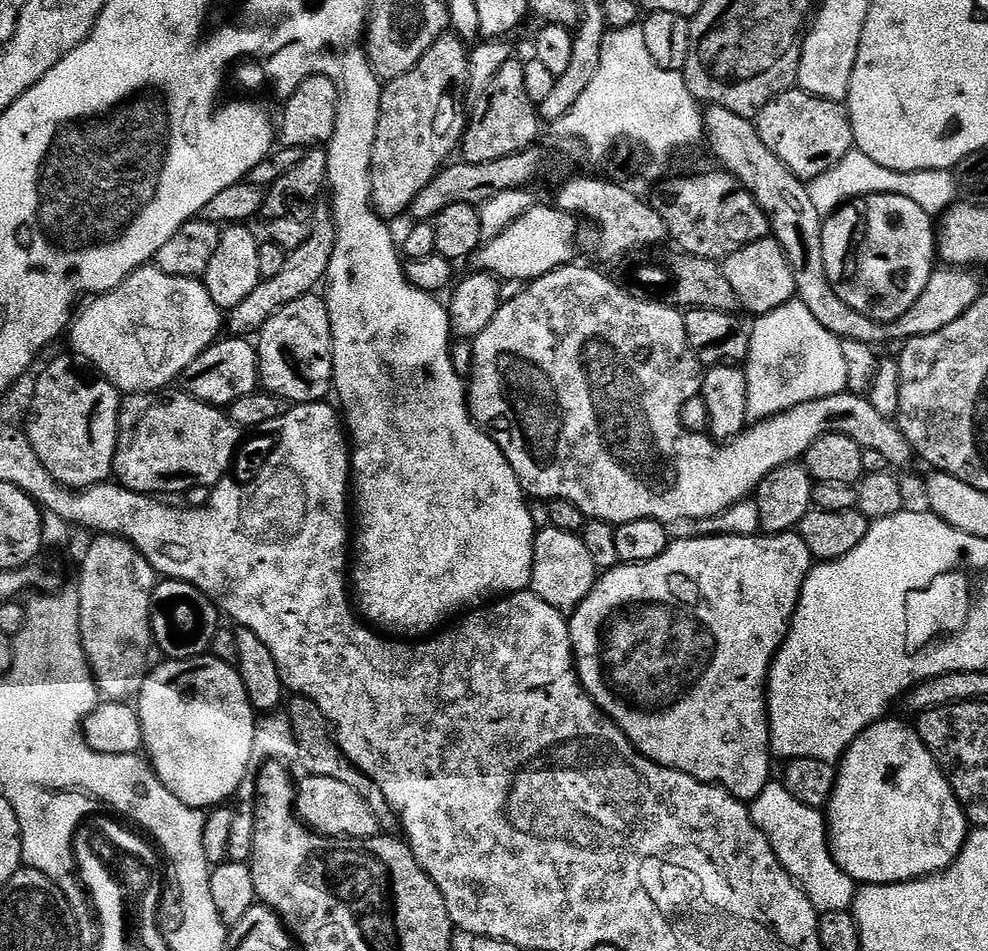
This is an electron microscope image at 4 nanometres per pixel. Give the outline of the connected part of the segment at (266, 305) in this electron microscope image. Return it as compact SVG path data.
M327 207L318 209L316 220L311 221L311 226L310 238L302 242L298 250L288 253L288 261L286 266L282 266L282 274L269 280L261 280L259 286L250 290L250 294L246 294L246 298L242 298L242 302L238 302L238 306L234 306L227 313L226 328L227 331L232 331L229 333L233 337L255 337L264 324L270 322L270 318L274 318L278 310L282 310L282 306L309 295L313 290L319 289L316 288L319 284L321 287L322 281L328 275L330 258L334 254L334 242L336 241L336 224L332 220L331 211Z

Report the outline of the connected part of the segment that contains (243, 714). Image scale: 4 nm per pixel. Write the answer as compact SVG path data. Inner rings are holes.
M205 654L196 656L193 660L165 659L163 663L158 665L157 668L155 665L149 671L147 678L144 679L144 685L140 688L138 711L142 722L142 734L144 735L143 751L150 761L152 769L156 772L156 777L166 786L166 790L170 790L170 794L174 794L174 798L178 798L178 802L182 802L191 808L211 810L223 805L230 796L237 795L240 792L240 784L249 779L248 767L252 768L254 764L252 751L254 750L254 732L258 721L258 713L246 694L246 686L242 682L239 671L233 665L222 662L217 656Z

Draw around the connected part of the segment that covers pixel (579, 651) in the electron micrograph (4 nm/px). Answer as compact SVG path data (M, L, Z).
M795 531L781 532L778 536L694 536L673 539L658 558L641 564L620 564L609 568L597 579L588 597L571 613L572 651L580 685L607 719L613 720L624 731L629 742L648 760L690 774L703 784L718 784L732 796L745 802L755 800L770 782L772 772L772 734L768 730L768 672L772 659L788 636L788 627L800 601L804 575L814 567L806 542Z

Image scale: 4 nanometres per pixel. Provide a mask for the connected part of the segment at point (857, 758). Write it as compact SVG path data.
M885 718L876 724L872 724L846 749L838 761L836 768L836 785L834 794L830 798L826 809L826 823L828 826L828 847L832 849L832 856L836 859L836 865L842 869L857 885L866 884L905 884L907 880L921 880L923 876L934 876L938 872L944 872L958 858L958 854L964 849L964 843L968 840L970 825L968 815L962 810L950 782L942 774L934 754L922 742L922 738L916 733L911 723L903 724L900 720Z

